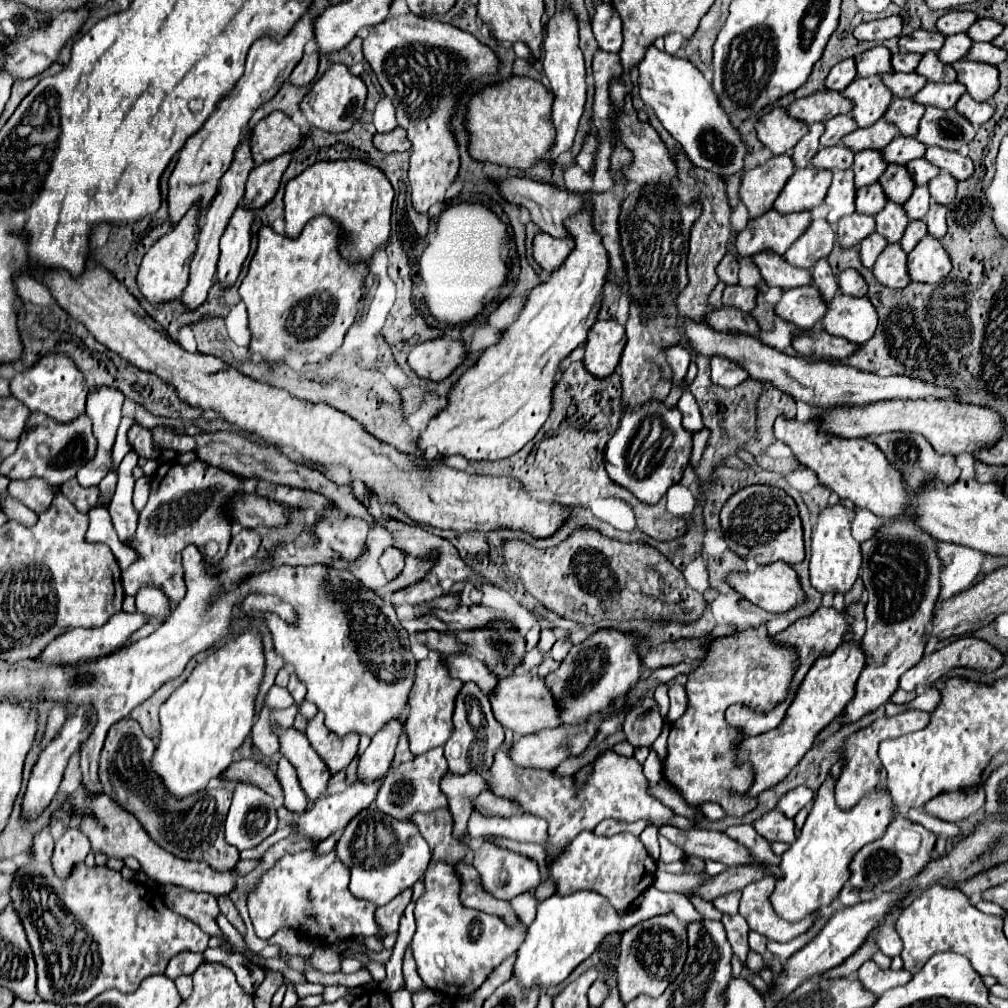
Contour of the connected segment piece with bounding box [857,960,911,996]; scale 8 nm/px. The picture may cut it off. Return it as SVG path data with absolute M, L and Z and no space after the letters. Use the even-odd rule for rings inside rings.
M867 960L859 970L857 970L857 980L863 984L863 988L867 988L869 992L873 992L875 996L883 994L889 988L901 986L905 982L911 980L911 974L907 970L881 970L873 960Z

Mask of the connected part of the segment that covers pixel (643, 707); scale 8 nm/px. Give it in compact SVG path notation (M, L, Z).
M643 696L627 714L623 722L623 732L627 740L637 746L651 746L661 734L663 718L659 714L659 704L653 696Z

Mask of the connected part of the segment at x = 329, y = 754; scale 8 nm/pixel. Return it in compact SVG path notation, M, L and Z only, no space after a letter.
M317 712L317 716L313 720L309 720L305 734L307 734L313 750L323 758L327 768L331 768L331 774L347 768L349 762L357 754L359 736L357 734L349 734L345 738L335 736L331 730L325 728L321 712Z

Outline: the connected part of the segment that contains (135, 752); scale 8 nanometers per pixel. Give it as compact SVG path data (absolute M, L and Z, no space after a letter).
M123 718L107 732L105 746L99 758L99 780L103 790L113 796L125 810L139 816L147 834L167 852L185 860L203 860L215 872L231 872L239 862L239 850L225 842L223 820L231 804L231 792L205 788L185 800L175 800L163 792L161 780L151 770L149 762L155 744L147 738L133 718Z

